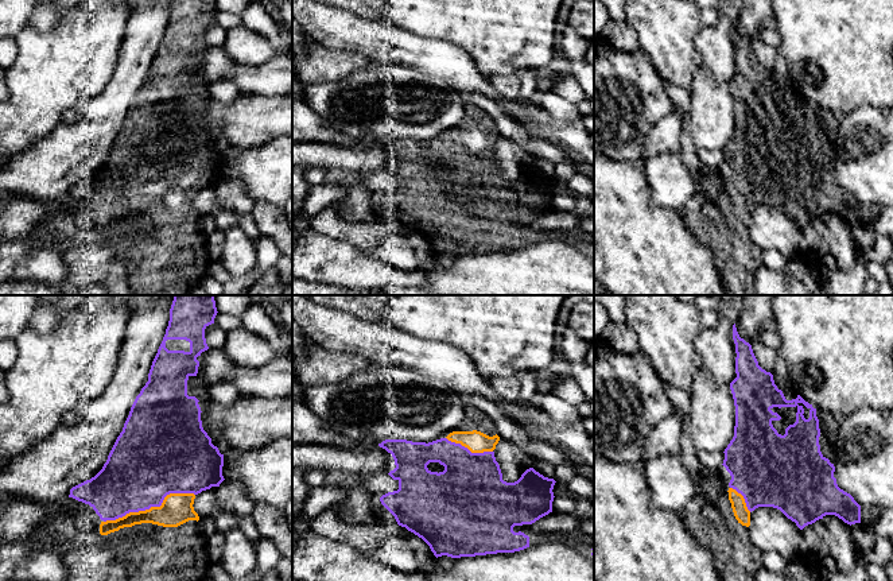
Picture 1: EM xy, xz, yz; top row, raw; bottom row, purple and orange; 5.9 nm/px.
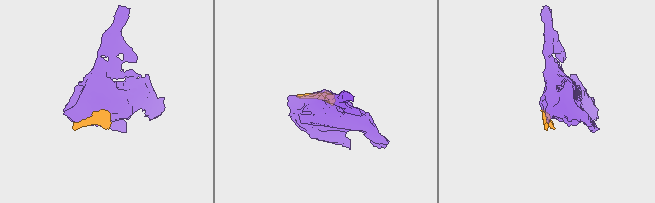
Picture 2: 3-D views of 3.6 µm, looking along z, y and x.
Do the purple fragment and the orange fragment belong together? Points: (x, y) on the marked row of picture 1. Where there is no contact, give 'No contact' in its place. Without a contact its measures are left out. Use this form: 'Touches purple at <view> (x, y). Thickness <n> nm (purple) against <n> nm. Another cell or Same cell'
Touches purple at xy (150, 507). Thickness 440 nm (purple) against 190 nm. Same cell

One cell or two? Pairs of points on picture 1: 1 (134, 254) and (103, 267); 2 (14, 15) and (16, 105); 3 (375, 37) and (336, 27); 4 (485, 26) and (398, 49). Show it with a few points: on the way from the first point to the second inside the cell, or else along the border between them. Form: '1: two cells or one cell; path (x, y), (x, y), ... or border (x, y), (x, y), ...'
1: two cells; border (104, 243), (108, 243), (119, 254), (129, 281)
2: two cells; border (30, 19), (15, 37)
3: one cell; path (365, 37), (345, 31)
4: two cells; border (407, 30), (445, 38), (466, 53)

